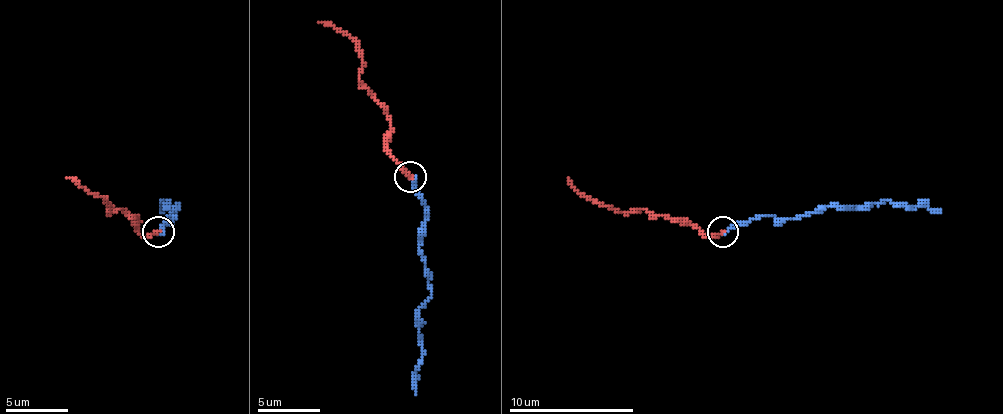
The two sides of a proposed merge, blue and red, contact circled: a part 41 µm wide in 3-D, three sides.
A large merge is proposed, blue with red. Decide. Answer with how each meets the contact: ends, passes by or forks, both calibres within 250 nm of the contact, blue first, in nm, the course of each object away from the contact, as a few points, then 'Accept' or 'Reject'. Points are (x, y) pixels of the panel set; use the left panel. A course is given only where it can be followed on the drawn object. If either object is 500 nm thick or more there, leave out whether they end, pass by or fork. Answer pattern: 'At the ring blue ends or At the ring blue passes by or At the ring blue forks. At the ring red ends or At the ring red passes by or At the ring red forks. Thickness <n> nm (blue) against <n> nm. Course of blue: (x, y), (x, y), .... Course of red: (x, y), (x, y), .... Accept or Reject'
At the ring blue ends. At the ring red ends. Thickness 200 nm (blue) against 240 nm. Course of blue: (160, 231), (173, 218), (166, 218), (179, 206), (166, 206), (166, 200), (163, 212). Course of red: (157, 231), (145, 237), (135, 228), (135, 215), (123, 209), (107, 212), (110, 206), (66, 178). Accept

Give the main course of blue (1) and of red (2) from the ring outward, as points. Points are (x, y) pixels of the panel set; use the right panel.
1: (721, 231), (753, 218), (796, 218), (837, 206), (887, 200), (940, 212)
2: (721, 231), (706, 237), (696, 228), (643, 209), (625, 212), (600, 206), (581, 193), (568, 178)

